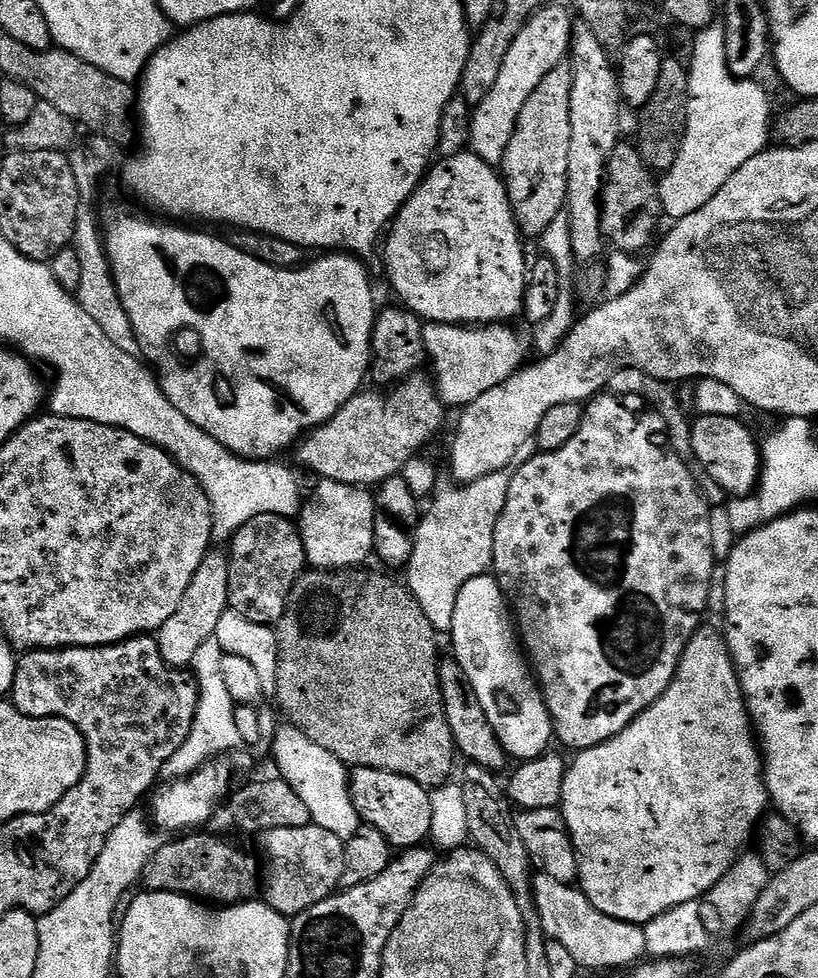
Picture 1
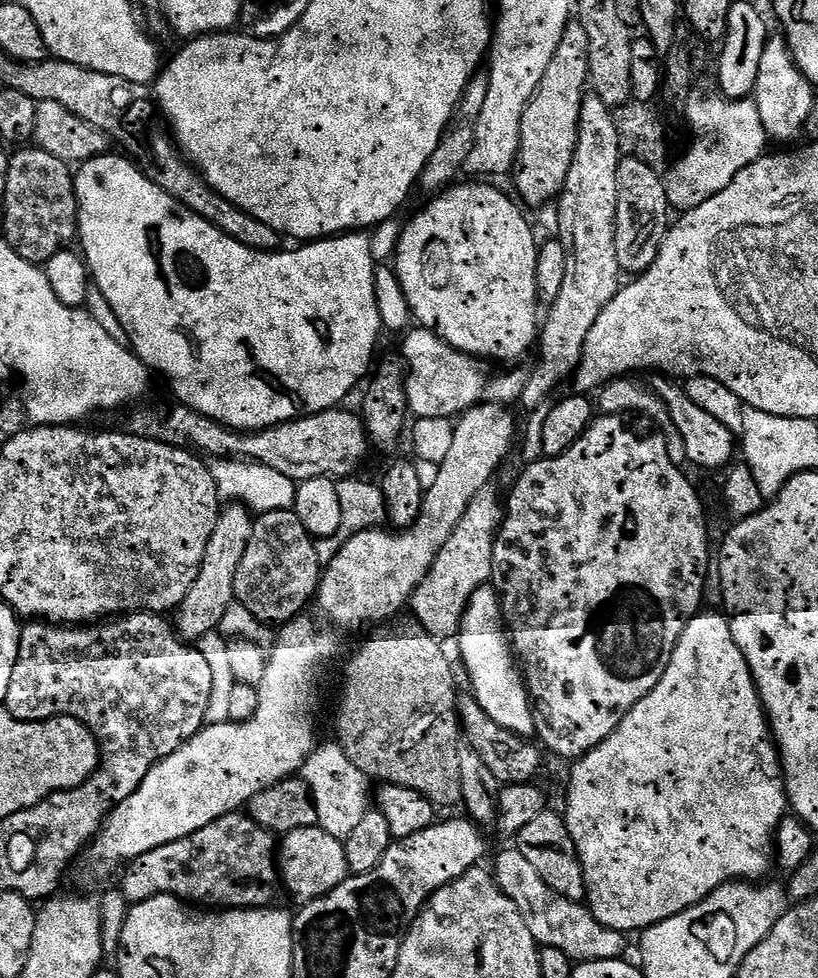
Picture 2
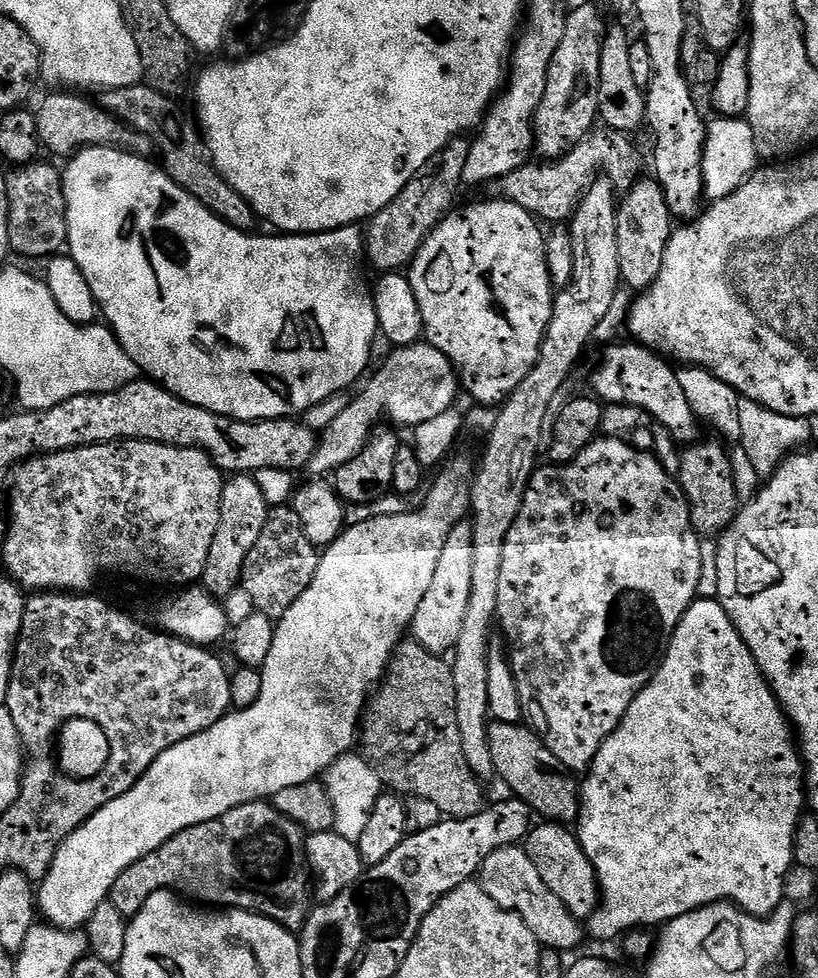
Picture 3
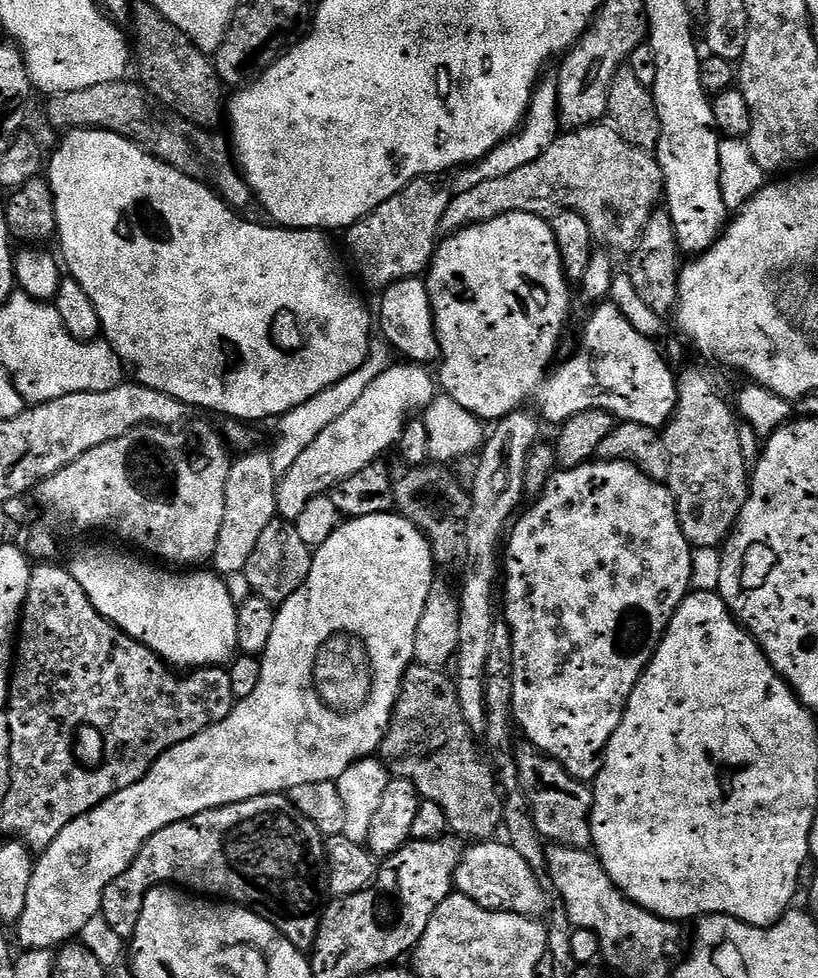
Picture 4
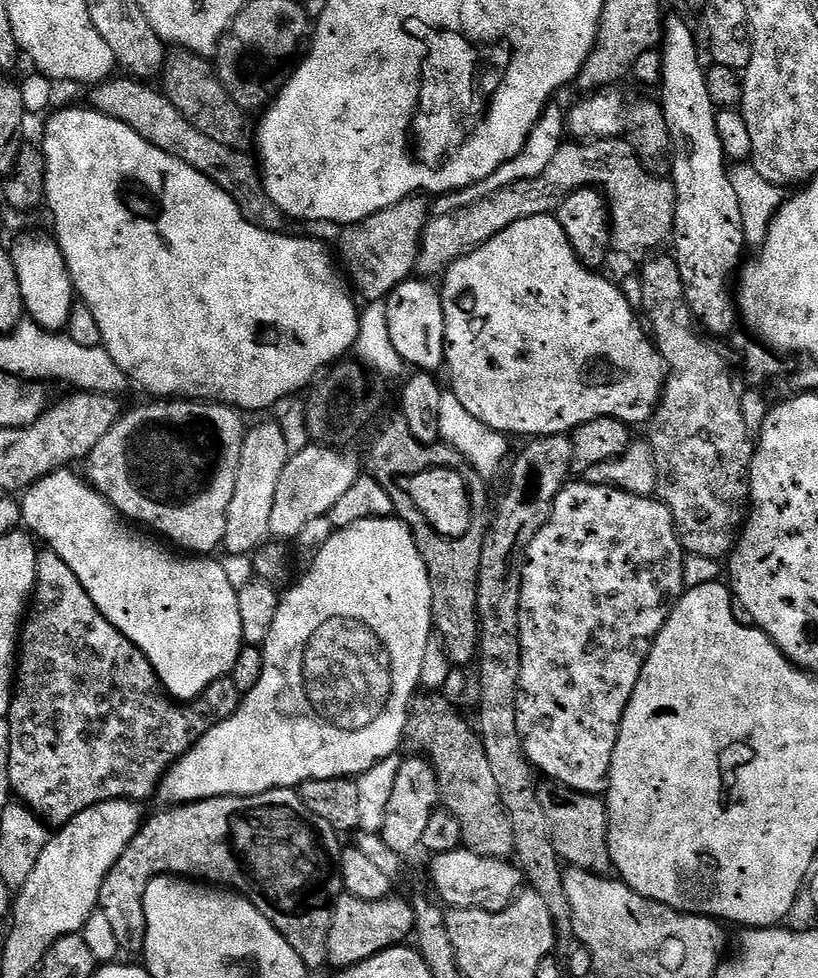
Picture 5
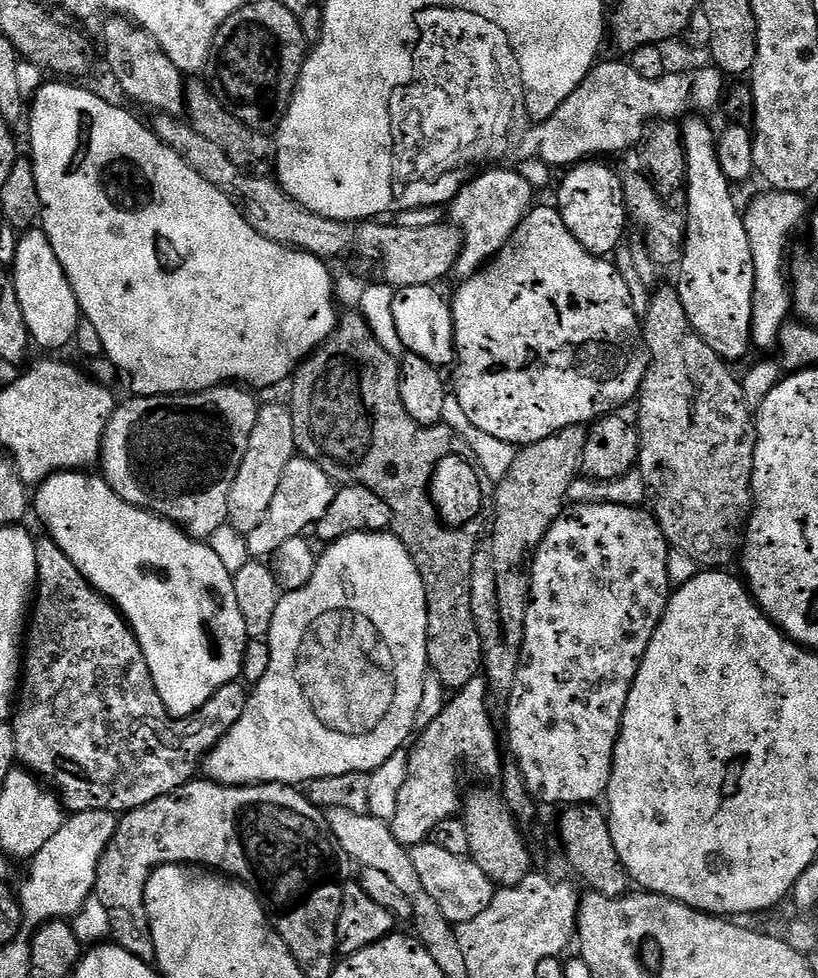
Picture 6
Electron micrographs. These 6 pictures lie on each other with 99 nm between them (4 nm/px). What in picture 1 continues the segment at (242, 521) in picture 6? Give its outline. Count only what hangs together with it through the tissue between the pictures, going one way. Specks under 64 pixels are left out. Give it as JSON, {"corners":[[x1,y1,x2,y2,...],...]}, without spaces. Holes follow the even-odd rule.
{"corners":[[209,550,206,558,202,558,202,566,198,566,190,582,190,590,186,590,186,598,182,598,182,606,174,610,174,614,160,627,156,636,160,656,171,668,187,669,194,662,194,654,198,654,202,642,215,637,218,621,224,612,229,611,230,562,227,551,216,551]]}

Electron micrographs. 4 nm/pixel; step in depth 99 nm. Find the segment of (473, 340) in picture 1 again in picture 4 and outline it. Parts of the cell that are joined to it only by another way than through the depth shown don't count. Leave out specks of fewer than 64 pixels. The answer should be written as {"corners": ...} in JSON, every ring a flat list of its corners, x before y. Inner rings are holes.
{"corners":[[396,362,370,382,362,398,350,410,333,415,324,429,298,454,298,462,290,466,285,476,279,477,276,486,276,510,283,519,295,522,306,504,316,496,331,493,338,482,358,474,366,466,377,463,387,448,395,449,404,433,404,426,413,414,424,409,438,395,438,380,428,373,423,364]]}

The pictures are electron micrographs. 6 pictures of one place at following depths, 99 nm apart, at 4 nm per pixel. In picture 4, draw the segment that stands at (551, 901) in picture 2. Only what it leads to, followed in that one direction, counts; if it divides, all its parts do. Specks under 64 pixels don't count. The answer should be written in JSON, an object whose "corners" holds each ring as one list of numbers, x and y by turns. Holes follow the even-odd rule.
{"corners":[[476,842,465,847,464,856,460,859,456,871,455,891,461,892,466,898,478,902,478,906,489,908,492,912,513,912,519,916,543,917,549,911,550,903,548,904,547,898,544,897,544,888,540,885,541,877,529,866,526,858,522,858,522,854,518,854,518,850,512,848,511,844,496,843]]}

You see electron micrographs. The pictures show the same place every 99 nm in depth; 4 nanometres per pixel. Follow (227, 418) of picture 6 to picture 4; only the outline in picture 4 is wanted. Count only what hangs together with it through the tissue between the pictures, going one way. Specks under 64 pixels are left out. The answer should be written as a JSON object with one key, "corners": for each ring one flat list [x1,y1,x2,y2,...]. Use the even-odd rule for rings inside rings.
{"corners":[[194,420,175,428,135,428,122,438,94,446,82,458,43,480,35,489,34,497,60,524,113,532,126,543,137,544,141,553,161,556,172,566,203,565,200,564,203,560,204,563,211,561,214,546,218,546,218,530,222,530,222,514,226,514,226,480,230,478,233,457,217,429,215,432,204,420]]}

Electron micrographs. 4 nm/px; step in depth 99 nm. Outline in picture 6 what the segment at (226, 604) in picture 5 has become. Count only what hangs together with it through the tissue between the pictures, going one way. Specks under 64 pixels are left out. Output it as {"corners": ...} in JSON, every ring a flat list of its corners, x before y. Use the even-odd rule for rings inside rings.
{"corners":[[73,470,70,472,55,472,54,475,46,477,44,483,39,485,34,492,34,512,40,515,40,520,44,523,44,528,50,539,74,562,77,570,83,574,88,583,96,589,100,595,105,596,112,601,120,610,121,616,127,620,128,625,132,627,132,632,138,638,142,646,142,654,146,658,146,666,150,666,150,674,154,678,154,686,158,690,158,698,166,706,170,716,193,716,194,713,206,706,210,698,222,686,235,684,241,679,242,658,246,654,246,646,249,638,246,634,246,622,242,622,242,613,238,610,238,598,234,595,233,573,222,566,218,559,218,554,207,543,199,540,193,540,184,529,179,528,177,524,170,523,162,516,155,516,153,512,147,512,145,508,139,508,133,504,127,504,122,497,116,493,111,486,105,482,103,475,87,476,89,473,84,470]]}

